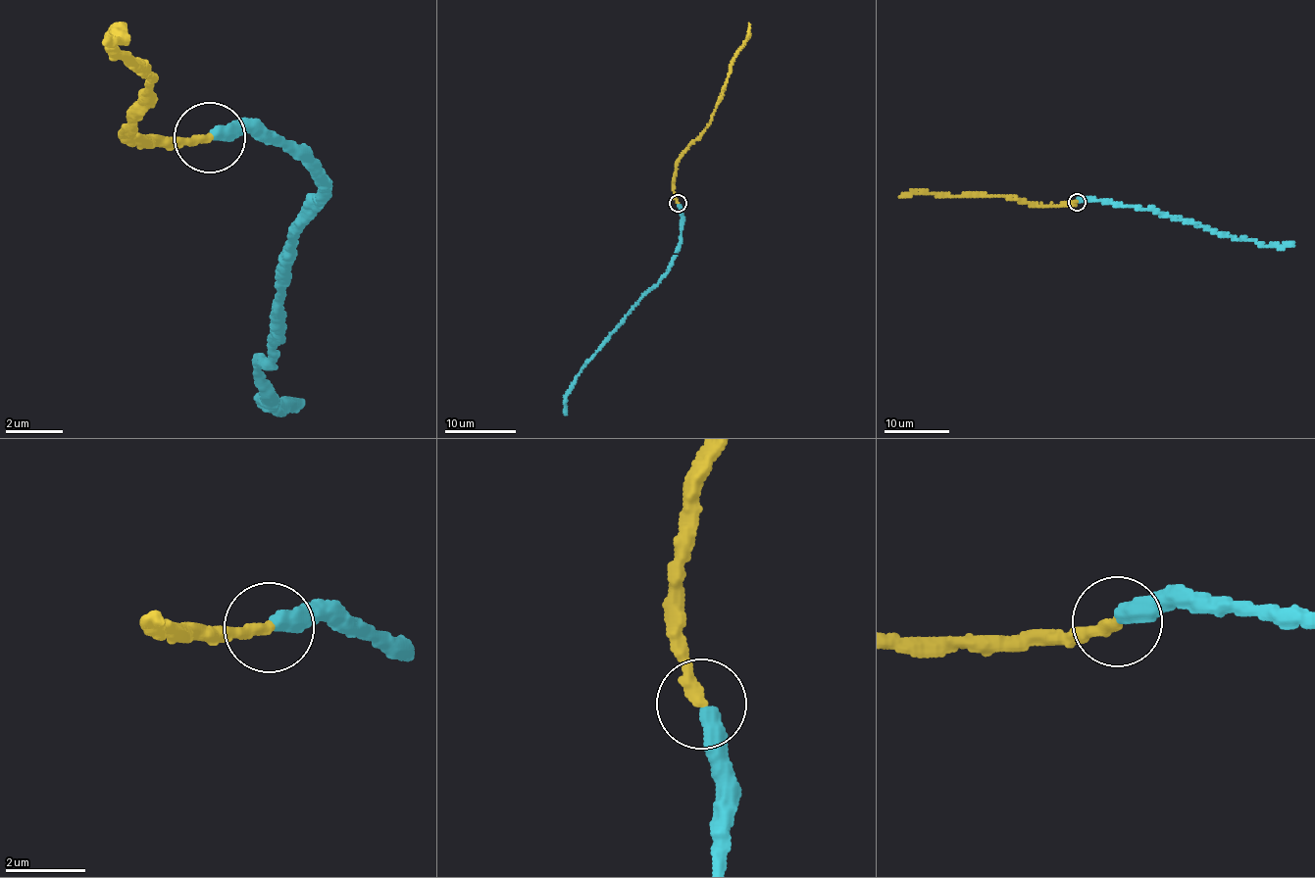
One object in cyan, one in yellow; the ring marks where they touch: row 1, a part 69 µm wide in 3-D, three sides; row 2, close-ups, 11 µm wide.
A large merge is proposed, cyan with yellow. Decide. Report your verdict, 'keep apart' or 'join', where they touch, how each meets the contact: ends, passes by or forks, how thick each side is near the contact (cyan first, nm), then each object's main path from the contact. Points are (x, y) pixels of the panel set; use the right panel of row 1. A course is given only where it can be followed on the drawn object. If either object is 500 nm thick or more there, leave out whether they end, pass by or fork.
join; place (1077, 202); cyan ends; yellow ends; calibres 400 and 320 nm; course cyan (1078, 202), (1094, 198), (1154, 209), (1200, 223), (1218, 233), (1249, 239), (1264, 245), (1292, 243); course yellow (1077, 202), (1046, 206), (1022, 204), (996, 195), (939, 196), (911, 192), (899, 196)

